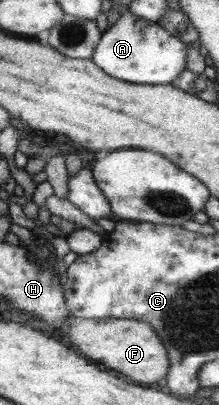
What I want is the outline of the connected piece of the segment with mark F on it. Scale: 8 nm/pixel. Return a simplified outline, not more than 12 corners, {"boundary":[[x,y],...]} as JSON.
{"boundary":[[69,315],[60,335],[89,360],[151,385],[172,364],[145,321]]}

